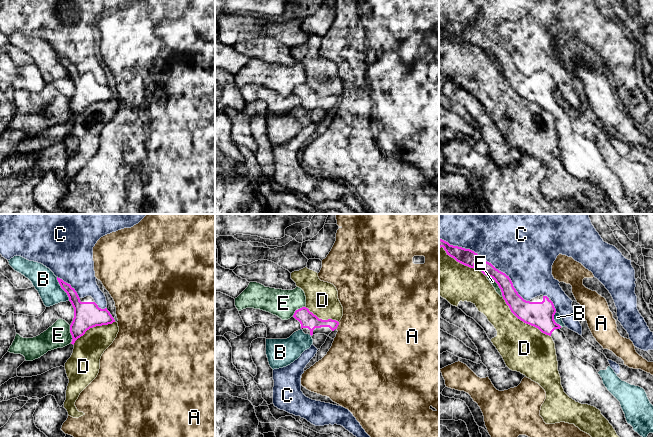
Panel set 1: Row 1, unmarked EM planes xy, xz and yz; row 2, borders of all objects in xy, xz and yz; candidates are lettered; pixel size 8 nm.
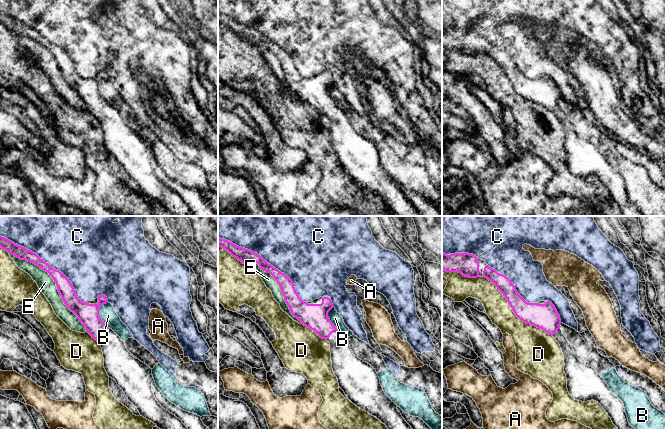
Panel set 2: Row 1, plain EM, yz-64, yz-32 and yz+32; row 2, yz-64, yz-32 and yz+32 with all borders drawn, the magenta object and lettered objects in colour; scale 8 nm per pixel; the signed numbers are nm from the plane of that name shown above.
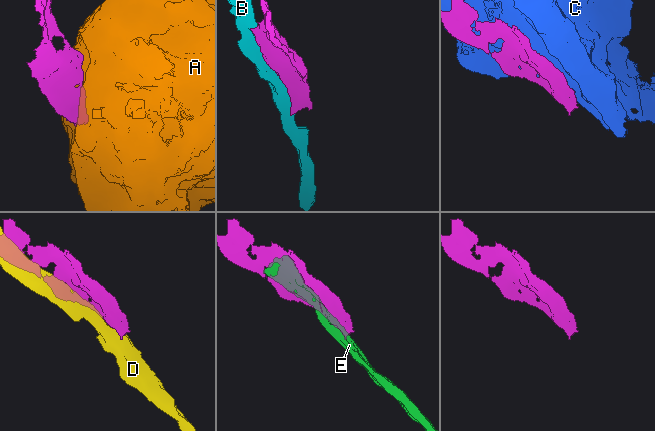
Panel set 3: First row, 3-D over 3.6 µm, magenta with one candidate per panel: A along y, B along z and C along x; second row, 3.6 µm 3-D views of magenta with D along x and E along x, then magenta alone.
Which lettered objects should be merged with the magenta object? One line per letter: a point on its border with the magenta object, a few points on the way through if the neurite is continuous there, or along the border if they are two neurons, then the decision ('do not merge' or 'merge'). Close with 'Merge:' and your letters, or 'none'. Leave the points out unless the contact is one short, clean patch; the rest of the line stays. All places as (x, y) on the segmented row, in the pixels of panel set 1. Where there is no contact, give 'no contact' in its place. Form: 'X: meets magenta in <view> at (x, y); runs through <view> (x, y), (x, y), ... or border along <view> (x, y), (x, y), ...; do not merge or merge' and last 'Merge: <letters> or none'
A: meets magenta in xz at (338, 324); do not merge
B: meets magenta in xy at (62, 288); do not merge
C: meets magenta in yz at (509, 278); do not merge
D: meets magenta in yz at (524, 322); do not merge
E: meets magenta in yz at (497, 283); do not merge
Merge: none

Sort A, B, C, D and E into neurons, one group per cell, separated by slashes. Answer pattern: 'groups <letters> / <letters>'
groups A / B / C / D / E

